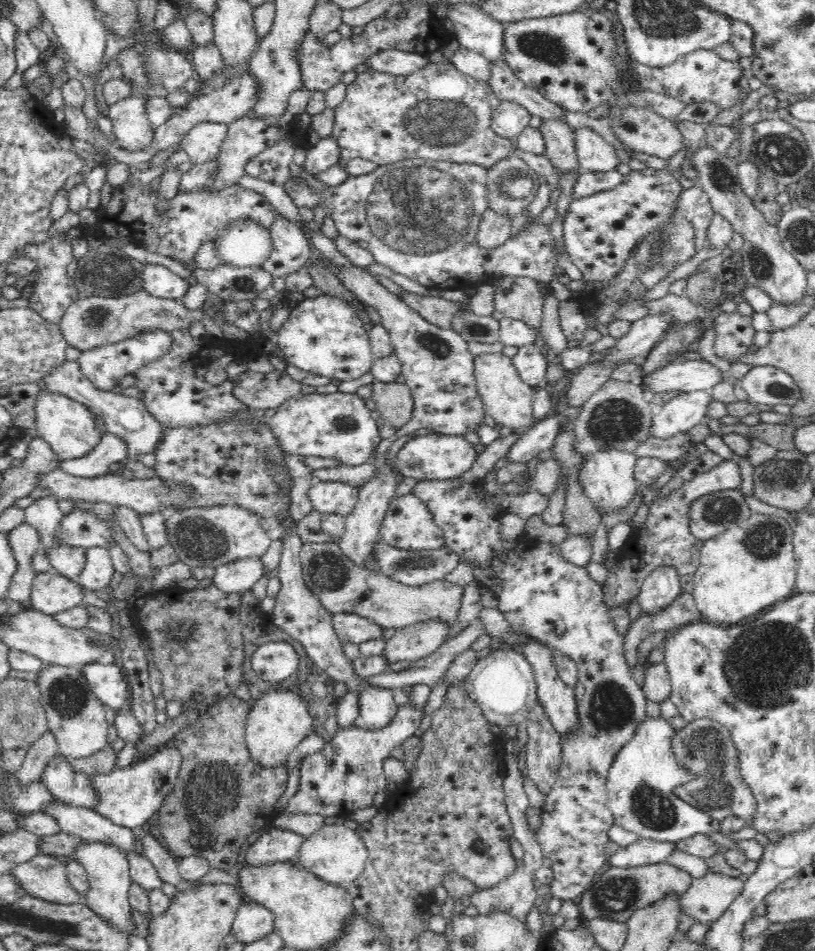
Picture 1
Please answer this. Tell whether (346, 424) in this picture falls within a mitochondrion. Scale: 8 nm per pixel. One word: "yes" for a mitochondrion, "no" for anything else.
yes

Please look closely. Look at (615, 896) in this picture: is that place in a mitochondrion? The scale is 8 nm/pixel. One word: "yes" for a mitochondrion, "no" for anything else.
yes

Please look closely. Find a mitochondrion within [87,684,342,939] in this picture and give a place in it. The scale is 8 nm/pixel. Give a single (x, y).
(213, 792)

